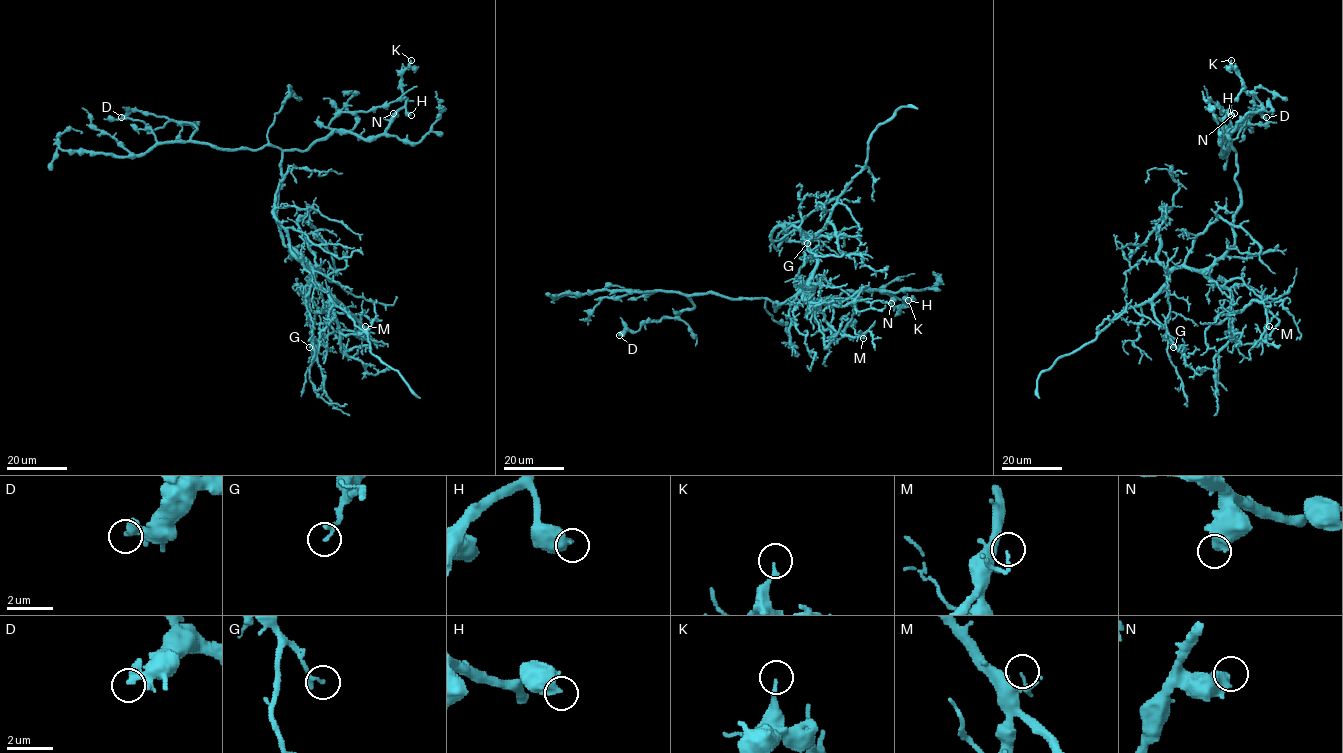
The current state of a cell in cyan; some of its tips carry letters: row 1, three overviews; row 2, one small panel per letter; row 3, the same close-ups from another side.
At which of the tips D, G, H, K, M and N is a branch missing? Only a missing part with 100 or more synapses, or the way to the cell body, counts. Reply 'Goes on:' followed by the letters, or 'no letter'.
Goes on: no letter

